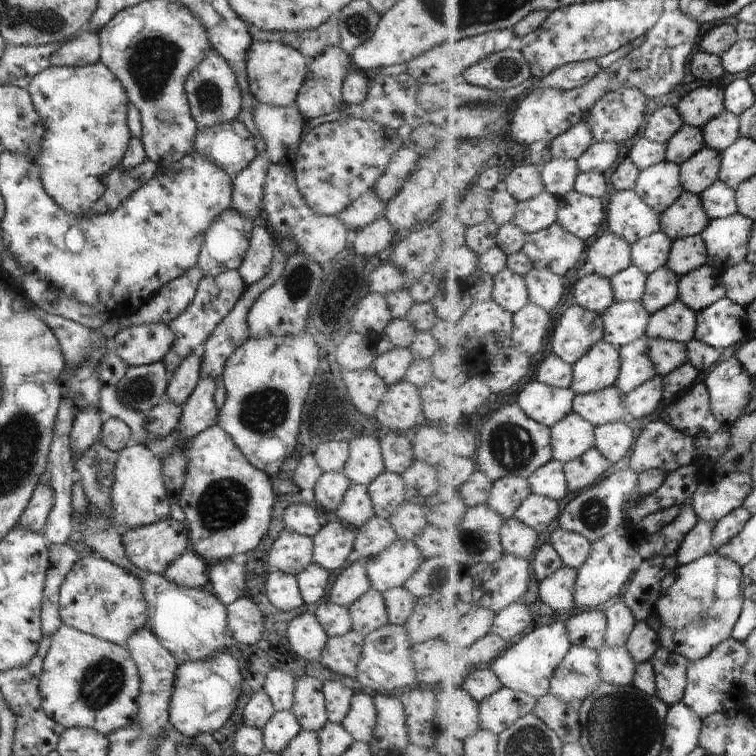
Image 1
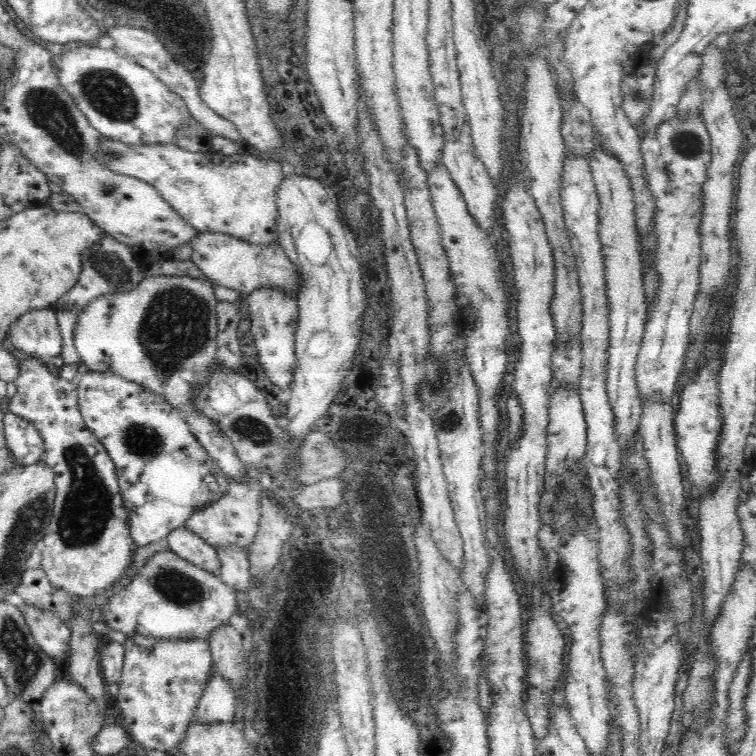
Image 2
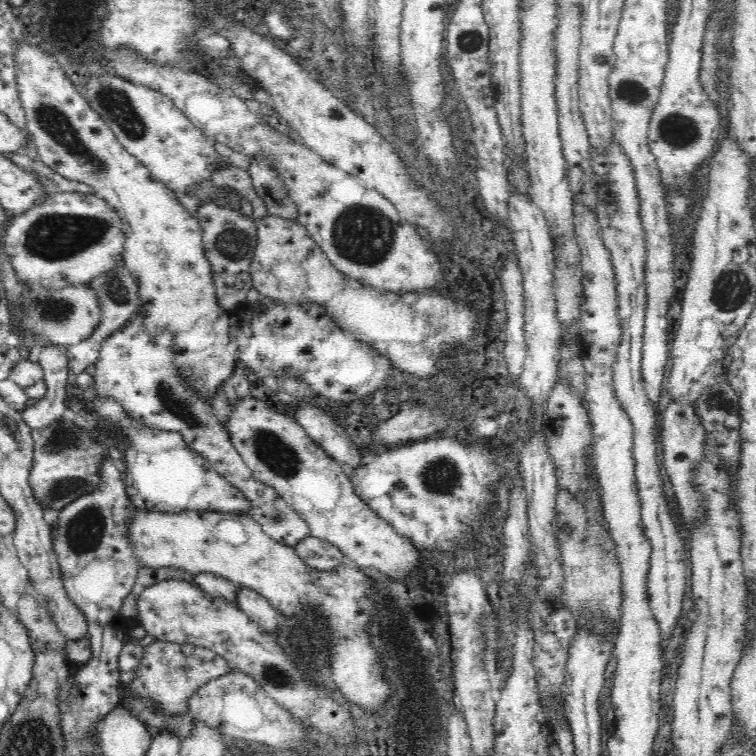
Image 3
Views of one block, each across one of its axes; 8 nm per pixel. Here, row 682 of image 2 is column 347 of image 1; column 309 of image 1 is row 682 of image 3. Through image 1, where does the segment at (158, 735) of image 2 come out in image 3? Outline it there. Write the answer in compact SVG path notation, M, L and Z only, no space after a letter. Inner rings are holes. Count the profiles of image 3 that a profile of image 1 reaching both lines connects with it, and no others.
M156 641L144 647L144 656L136 666L136 676L125 688L134 697L146 697L156 701L156 706L166 715L186 713L189 698L205 682L228 674L232 669L229 662L213 650L204 649L193 644L178 644Z

